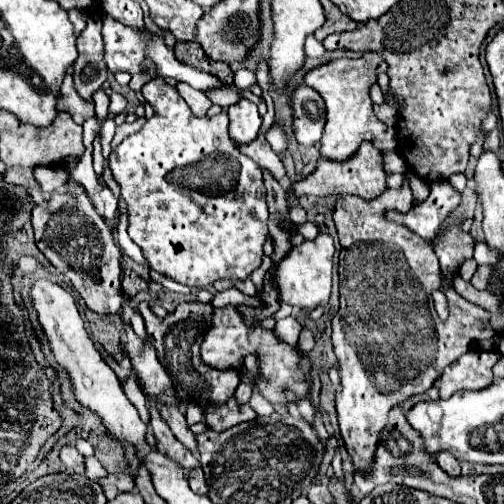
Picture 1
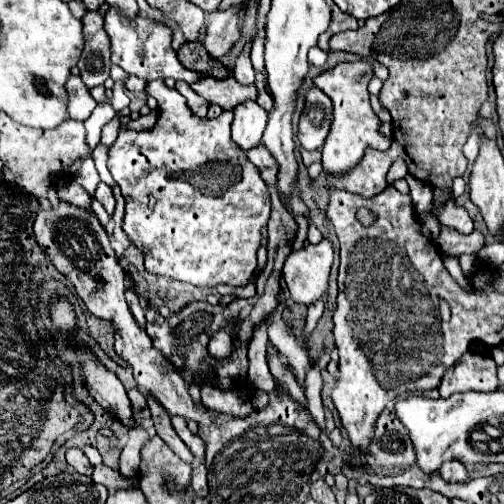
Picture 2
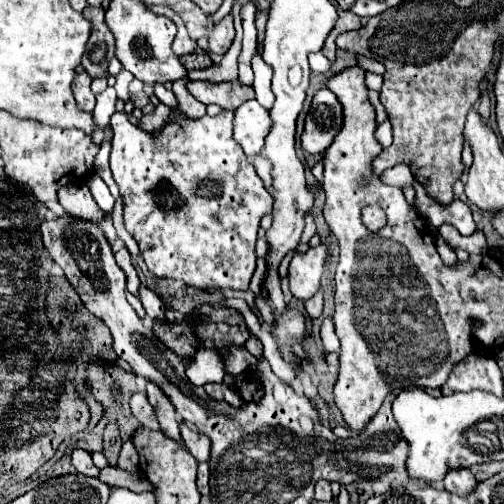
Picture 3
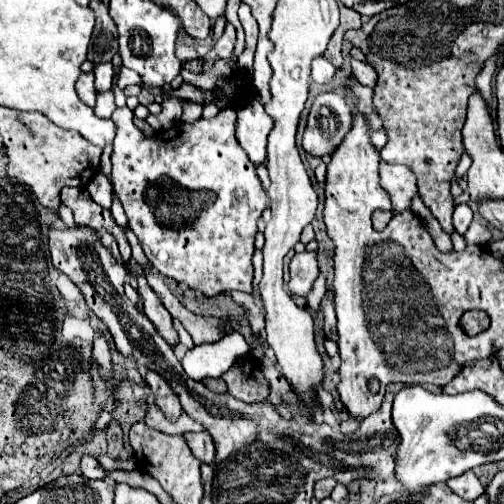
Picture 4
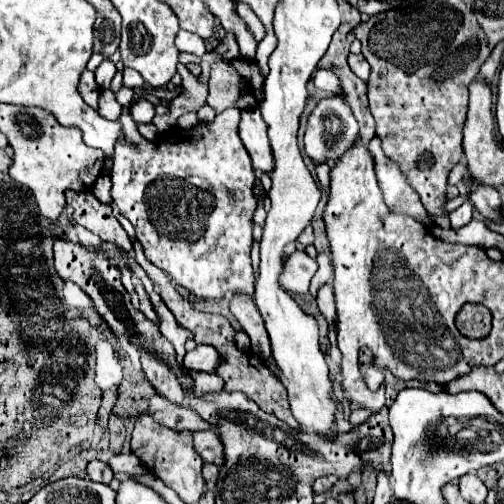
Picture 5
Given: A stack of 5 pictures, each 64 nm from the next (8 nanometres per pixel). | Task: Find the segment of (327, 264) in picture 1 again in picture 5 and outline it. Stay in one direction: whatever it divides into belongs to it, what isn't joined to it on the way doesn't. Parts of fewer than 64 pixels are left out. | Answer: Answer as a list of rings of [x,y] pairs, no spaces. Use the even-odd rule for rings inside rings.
[[[294,252],[284,260],[280,286],[292,294],[306,294],[310,288],[310,280],[316,274],[318,264],[306,252]]]

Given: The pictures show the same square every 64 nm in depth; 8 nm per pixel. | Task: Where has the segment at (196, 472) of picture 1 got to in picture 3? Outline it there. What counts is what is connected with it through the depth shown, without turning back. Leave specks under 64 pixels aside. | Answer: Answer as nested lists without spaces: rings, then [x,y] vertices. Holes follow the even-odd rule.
[[[200,464],[198,466],[198,491],[200,494],[203,495],[210,495],[210,486],[209,486],[209,480],[210,480],[210,467],[209,464]]]

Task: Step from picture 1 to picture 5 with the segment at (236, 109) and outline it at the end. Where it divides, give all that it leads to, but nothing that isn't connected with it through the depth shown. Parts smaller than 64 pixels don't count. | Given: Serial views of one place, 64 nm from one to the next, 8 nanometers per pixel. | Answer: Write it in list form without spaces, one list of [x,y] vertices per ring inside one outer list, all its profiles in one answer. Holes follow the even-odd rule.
[[[258,108],[242,110],[242,120],[240,120],[240,138],[252,158],[254,170],[272,174],[274,170],[274,156],[272,148],[268,142],[266,134],[266,122],[260,116]]]

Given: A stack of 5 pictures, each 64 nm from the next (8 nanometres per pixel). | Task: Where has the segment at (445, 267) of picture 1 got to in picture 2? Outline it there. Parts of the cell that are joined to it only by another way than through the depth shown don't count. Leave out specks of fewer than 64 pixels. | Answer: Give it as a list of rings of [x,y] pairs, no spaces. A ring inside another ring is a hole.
[[[440,228],[440,236],[436,238],[436,246],[440,252],[450,256],[460,256],[466,252],[478,252],[484,246],[484,234],[460,234],[454,228]]]

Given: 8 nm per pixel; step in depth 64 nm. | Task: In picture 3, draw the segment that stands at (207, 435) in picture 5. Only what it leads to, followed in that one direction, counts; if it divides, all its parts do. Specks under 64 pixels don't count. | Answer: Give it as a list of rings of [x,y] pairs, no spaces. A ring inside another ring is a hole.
[[[180,424],[180,434],[182,434],[182,440],[186,442],[184,446],[190,450],[190,454],[198,462],[208,462],[208,456],[210,456],[210,440],[208,440],[208,436],[204,436],[200,432],[192,432],[184,424]]]

